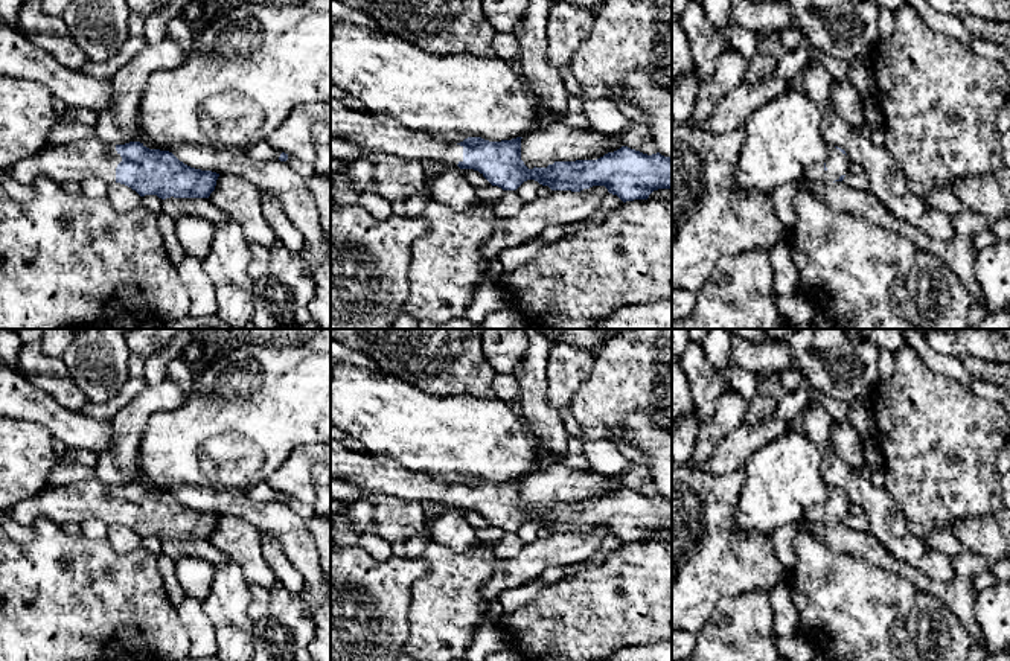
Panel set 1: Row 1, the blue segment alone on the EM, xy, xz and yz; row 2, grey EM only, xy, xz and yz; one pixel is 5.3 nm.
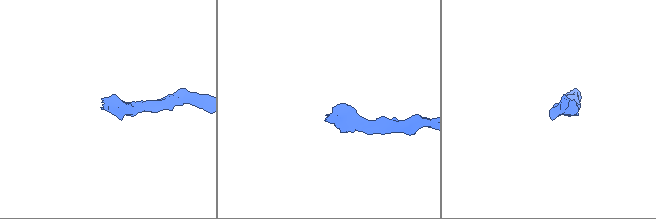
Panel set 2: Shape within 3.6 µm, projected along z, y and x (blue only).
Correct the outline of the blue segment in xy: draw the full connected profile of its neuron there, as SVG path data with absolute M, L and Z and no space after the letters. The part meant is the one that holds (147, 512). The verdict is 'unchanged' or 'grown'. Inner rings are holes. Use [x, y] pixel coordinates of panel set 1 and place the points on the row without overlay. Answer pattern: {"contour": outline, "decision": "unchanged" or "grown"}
{"contour": "M97 478L67 486L46 484L0 516L9 516L21 525L32 527L40 518L56 524L84 522L99 518L108 525L120 524L140 538L209 539L219 515L190 509L172 493L149 490L140 483L101 487Z", "decision": "grown"}

